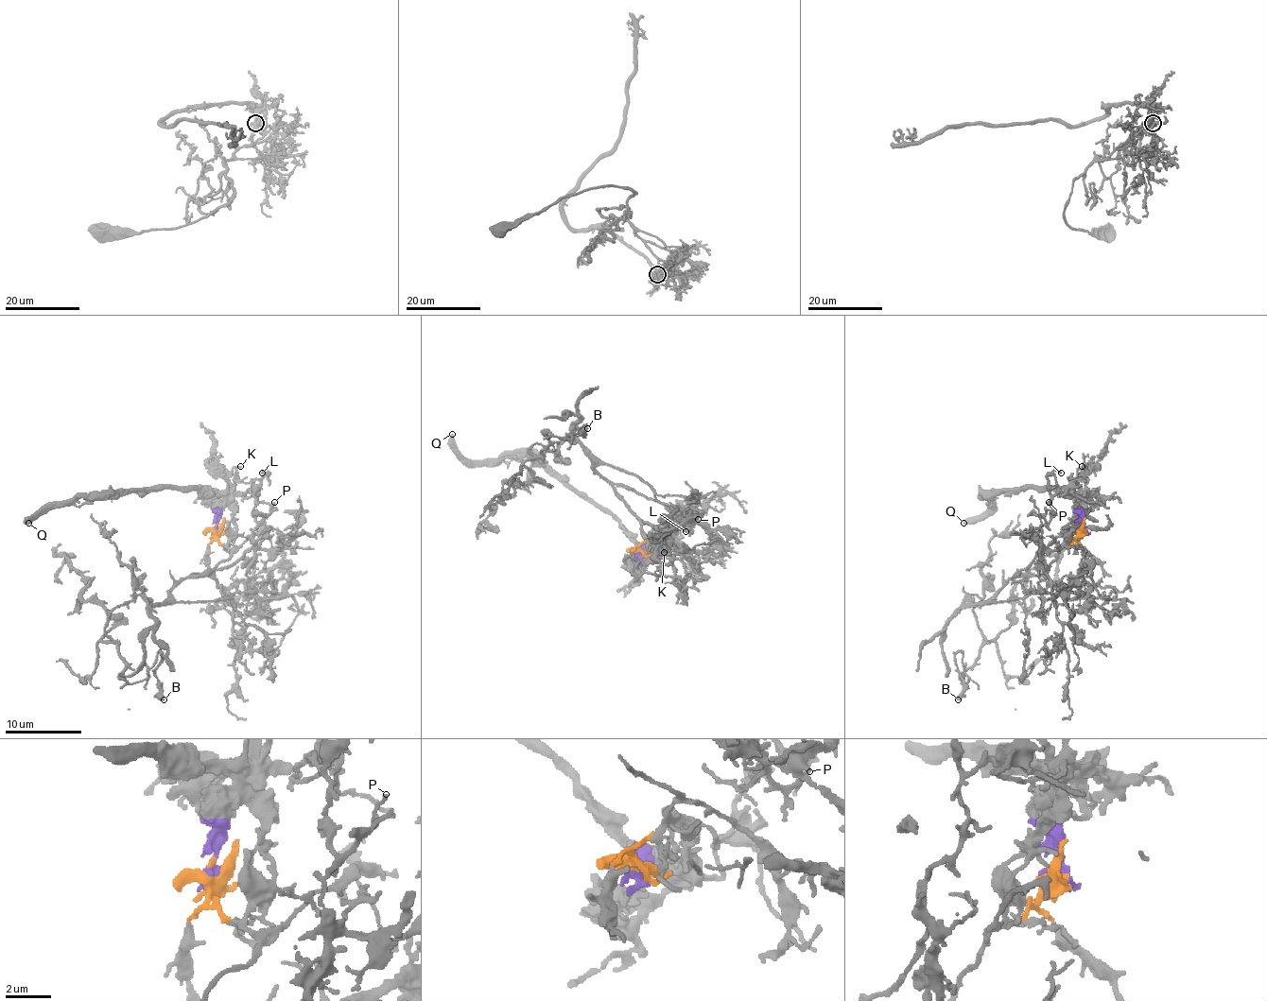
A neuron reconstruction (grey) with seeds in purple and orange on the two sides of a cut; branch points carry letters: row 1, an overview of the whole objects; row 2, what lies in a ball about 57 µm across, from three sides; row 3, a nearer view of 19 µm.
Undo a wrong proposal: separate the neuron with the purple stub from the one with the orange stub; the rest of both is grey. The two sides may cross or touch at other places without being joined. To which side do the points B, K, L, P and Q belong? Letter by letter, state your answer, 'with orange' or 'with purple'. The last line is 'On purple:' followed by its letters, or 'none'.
B: with orange
K: with purple
L: with orange
P: with orange
Q: with purple
On purple: K, Q

